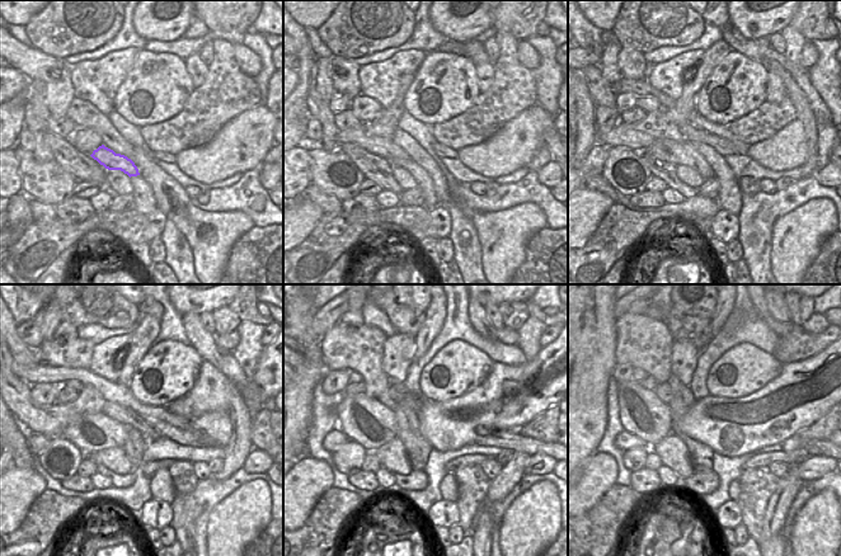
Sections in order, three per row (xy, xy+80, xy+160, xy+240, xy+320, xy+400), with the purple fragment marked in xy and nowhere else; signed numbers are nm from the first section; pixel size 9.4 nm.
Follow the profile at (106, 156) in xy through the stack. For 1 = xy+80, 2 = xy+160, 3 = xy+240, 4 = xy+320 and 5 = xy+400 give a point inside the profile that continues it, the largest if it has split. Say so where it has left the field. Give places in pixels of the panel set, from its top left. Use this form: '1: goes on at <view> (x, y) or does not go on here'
1: goes on at xy+80 (386, 149)
2: goes on at xy+160 (638, 136)
3: goes on at xy+240 (53, 419)
4: goes on at xy+320 (358, 348)
5: goes on at xy+400 (643, 342)

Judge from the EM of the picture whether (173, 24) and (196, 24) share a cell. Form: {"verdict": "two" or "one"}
{"verdict": "two"}

